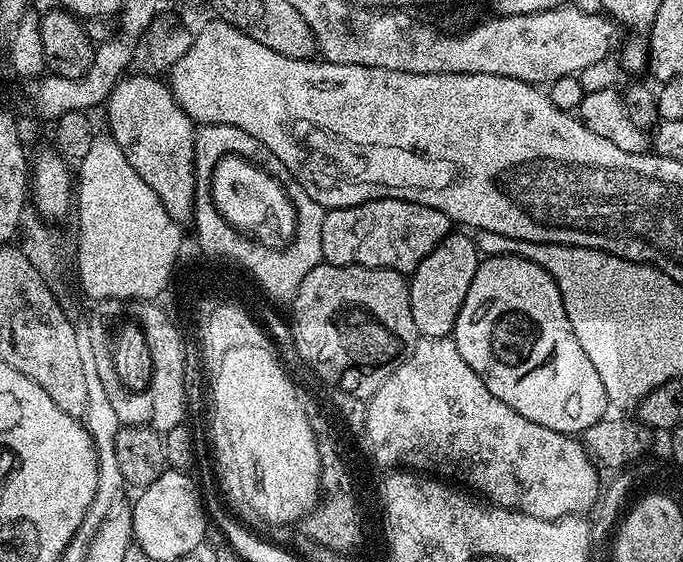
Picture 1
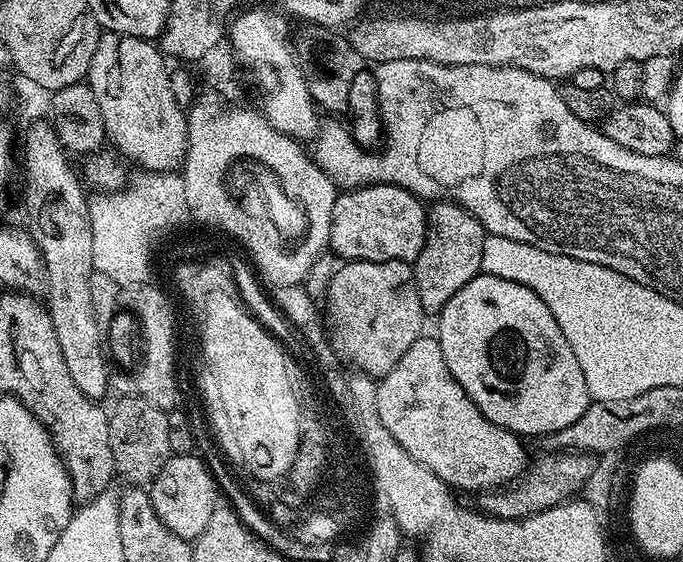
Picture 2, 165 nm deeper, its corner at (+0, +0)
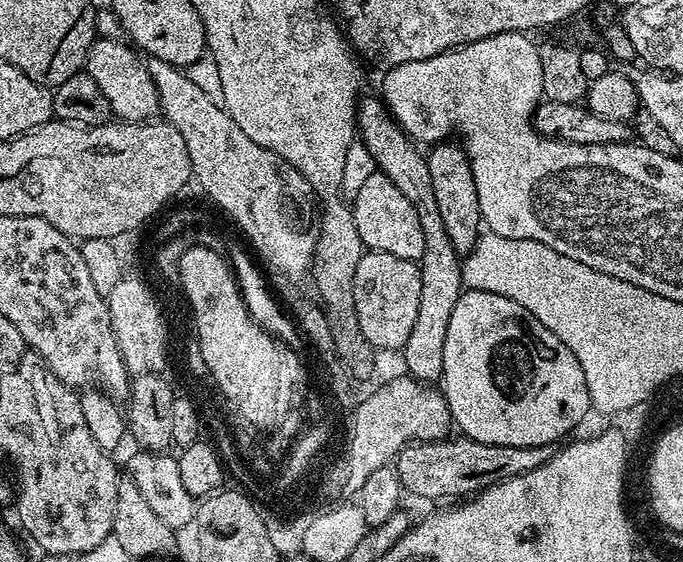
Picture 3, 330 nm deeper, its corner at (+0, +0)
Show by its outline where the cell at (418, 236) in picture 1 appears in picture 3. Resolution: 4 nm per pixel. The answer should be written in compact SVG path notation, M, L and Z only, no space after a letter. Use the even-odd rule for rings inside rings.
M379 170L370 174L362 185L362 190L351 197L350 207L354 216L354 227L358 230L363 247L369 252L394 254L394 258L406 258L419 261L424 249L422 226L418 222L418 210L410 206L410 201L390 178L386 178Z

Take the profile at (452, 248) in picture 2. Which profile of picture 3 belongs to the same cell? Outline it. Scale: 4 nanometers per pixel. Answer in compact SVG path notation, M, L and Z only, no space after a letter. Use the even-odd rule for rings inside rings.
M452 143L433 145L426 159L430 179L434 182L434 198L438 202L438 211L442 214L446 234L450 234L456 252L467 254L482 235L482 193L474 187L474 174L470 170L468 155L459 143Z

